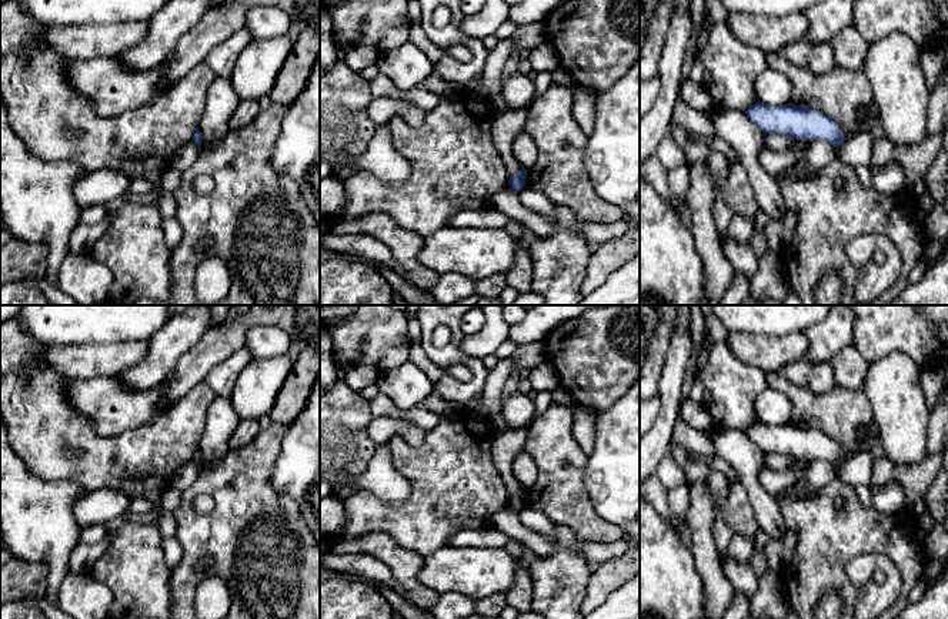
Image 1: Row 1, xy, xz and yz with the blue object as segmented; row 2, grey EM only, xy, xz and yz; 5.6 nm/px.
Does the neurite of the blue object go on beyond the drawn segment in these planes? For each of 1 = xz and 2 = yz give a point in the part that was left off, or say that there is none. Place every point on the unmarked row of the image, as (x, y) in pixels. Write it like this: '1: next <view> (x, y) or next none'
1: next none
2: next none

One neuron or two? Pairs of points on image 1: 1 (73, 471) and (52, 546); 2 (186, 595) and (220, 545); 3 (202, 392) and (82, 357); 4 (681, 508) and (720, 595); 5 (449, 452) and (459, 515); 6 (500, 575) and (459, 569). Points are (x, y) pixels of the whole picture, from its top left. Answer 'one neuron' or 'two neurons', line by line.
1: two neurons
2: one neuron
3: two neurons
4: two neurons
5: one neuron
6: one neuron

